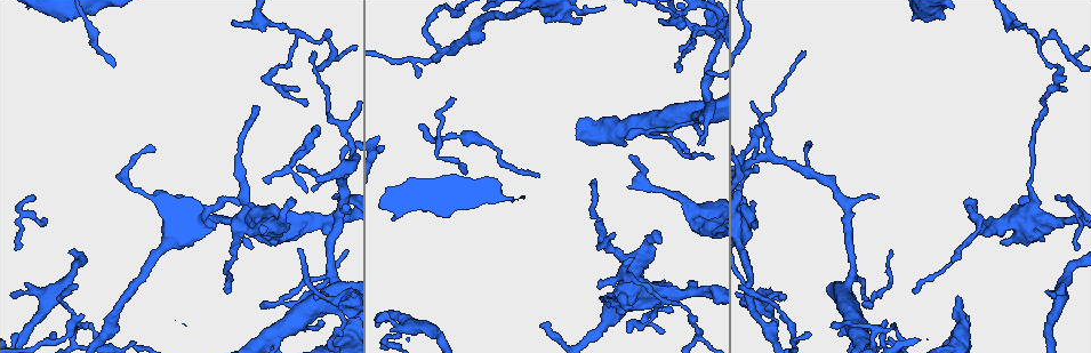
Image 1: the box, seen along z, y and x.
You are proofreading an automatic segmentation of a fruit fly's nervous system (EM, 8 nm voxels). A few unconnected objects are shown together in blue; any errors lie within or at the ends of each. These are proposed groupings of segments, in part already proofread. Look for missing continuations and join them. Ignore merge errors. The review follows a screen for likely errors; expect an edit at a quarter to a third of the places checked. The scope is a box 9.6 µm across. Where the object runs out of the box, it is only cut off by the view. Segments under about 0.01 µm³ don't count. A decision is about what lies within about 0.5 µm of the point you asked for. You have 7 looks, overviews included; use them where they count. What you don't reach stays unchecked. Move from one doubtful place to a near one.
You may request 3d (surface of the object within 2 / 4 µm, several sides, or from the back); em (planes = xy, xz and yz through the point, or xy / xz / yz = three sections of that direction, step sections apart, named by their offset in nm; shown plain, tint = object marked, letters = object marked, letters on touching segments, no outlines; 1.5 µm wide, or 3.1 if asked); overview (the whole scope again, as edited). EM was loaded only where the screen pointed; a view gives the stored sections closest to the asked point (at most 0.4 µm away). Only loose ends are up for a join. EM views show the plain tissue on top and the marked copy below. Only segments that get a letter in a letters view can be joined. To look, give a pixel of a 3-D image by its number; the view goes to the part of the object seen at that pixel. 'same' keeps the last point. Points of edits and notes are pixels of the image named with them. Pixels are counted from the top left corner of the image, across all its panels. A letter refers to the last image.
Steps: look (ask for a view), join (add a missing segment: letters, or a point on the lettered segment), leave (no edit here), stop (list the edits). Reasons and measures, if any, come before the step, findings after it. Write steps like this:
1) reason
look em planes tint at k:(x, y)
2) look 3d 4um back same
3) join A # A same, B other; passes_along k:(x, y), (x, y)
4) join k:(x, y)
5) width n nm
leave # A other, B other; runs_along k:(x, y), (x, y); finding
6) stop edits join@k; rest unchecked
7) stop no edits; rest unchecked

look 3d 4um at 1:(294, 200)

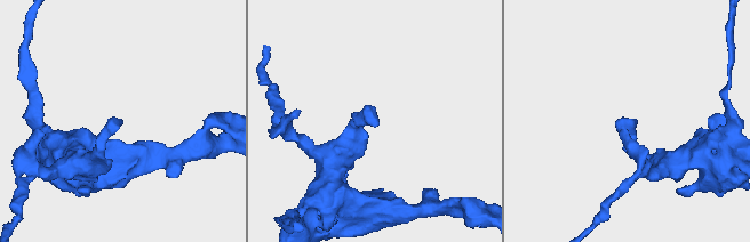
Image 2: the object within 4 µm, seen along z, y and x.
shape alone is not enough
look em planes letters at 2:(378, 123)

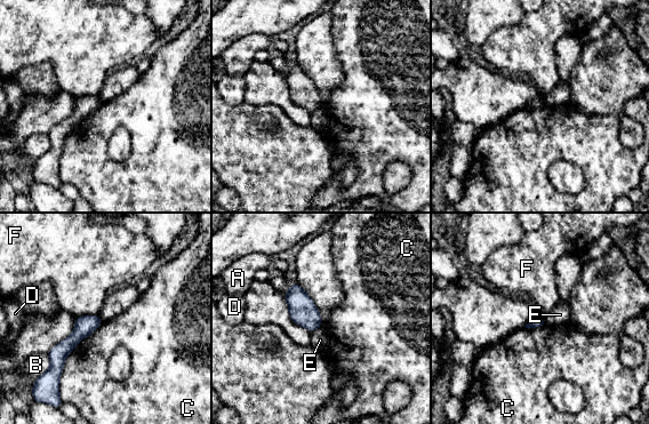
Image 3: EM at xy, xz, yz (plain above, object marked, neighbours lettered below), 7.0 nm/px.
leave # A other, B other, C other, D other, E other, F other; runs_along 3:(95, 318), (57, 356), (57, 374); no lettered segment goes on from it

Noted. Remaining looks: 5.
thin end
look em planes letters at 1:(665, 331)

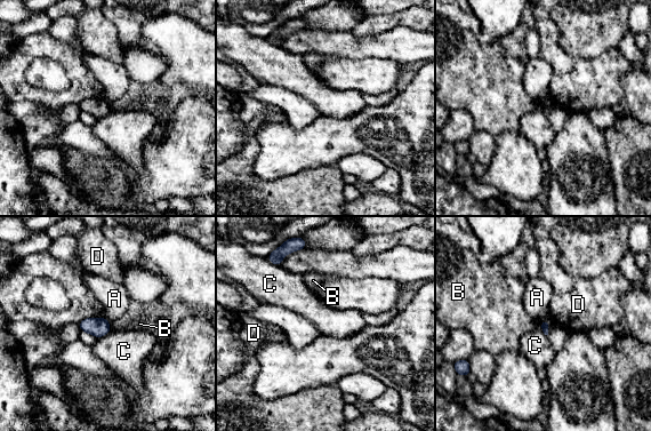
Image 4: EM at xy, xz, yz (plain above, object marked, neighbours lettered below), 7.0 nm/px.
leave # A other, B other, C other, D other; no lettered segment goes on from it

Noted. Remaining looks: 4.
an open end
look 3d 2um back at 1:(545, 23)

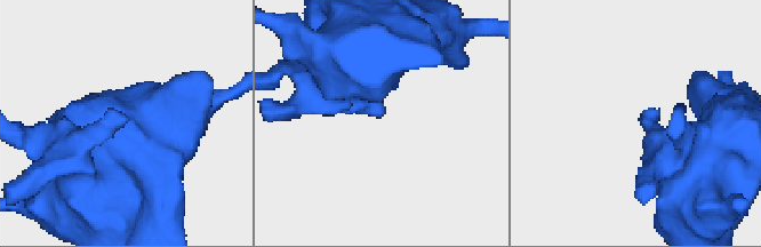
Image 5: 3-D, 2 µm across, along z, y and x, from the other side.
now the EM
look em yz step 4 letters at 5:(377, 116)

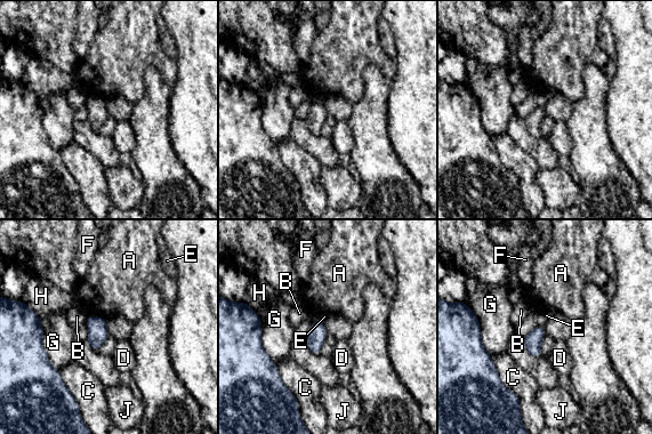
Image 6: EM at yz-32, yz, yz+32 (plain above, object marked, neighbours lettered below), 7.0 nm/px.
leave # A other, B other, C other, D other, E other, F other, G other, H other, J other; no lettered segment goes on from it

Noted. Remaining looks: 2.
stop no edits; rest unchecked

